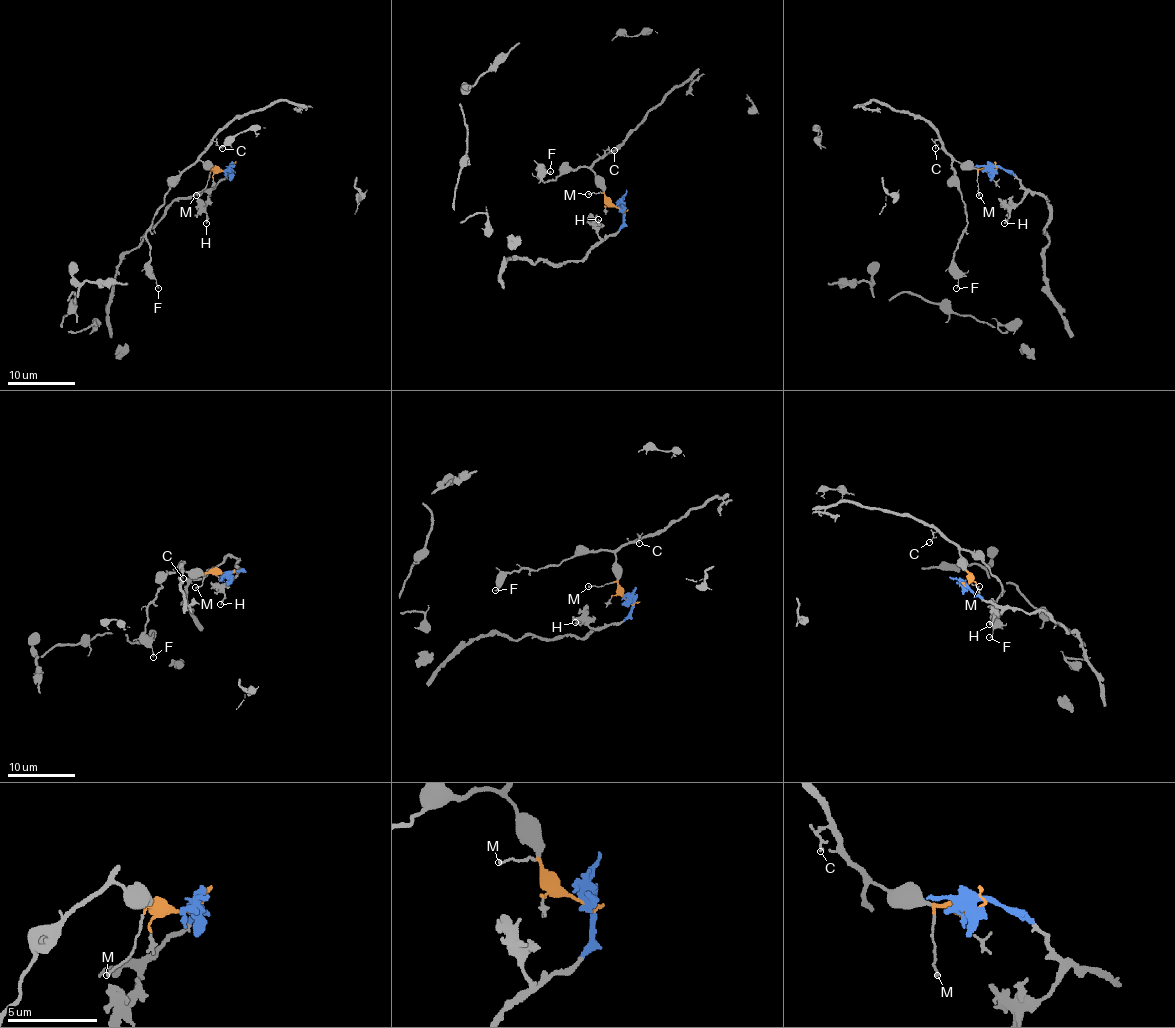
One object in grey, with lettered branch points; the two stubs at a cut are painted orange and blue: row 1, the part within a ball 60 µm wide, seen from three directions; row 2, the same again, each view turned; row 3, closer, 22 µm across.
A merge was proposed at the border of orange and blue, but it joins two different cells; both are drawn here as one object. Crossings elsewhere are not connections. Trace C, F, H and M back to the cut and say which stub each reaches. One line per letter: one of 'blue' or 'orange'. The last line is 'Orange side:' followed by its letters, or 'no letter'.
C: orange
F: orange
H: blue
M: orange
Orange side: C, F, M

